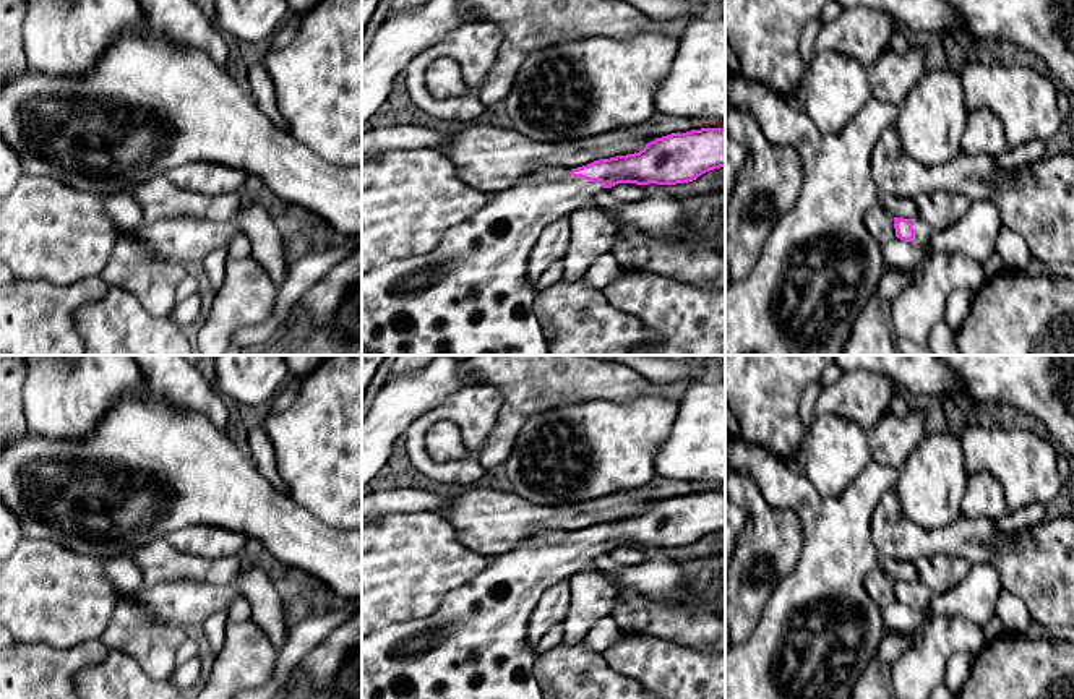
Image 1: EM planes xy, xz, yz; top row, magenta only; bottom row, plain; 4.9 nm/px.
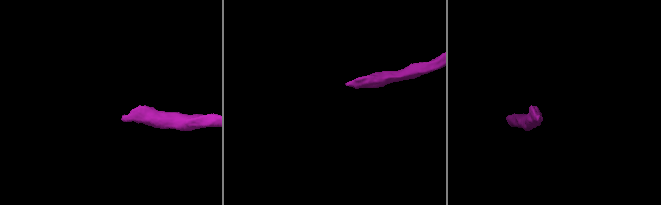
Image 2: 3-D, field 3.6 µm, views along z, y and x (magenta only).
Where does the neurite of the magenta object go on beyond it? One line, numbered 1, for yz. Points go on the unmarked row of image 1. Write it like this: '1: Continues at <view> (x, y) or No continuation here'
1: Continues at yz (923, 596)

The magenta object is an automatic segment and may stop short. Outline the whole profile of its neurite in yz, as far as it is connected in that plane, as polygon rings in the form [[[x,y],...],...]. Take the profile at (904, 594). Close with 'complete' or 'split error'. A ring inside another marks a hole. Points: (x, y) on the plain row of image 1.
[[[894,581],[894,592],[897,602],[910,605],[915,610],[926,610],[934,598],[934,592],[921,581]]] | split error

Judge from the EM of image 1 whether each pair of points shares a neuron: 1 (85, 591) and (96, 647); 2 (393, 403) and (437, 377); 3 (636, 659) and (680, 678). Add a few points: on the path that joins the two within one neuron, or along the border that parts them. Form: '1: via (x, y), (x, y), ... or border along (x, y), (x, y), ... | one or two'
1: border along (99, 638), (57, 649) | two
2: via (404, 398), (425, 388) | one
3: via (648, 659), (669, 672) | one

